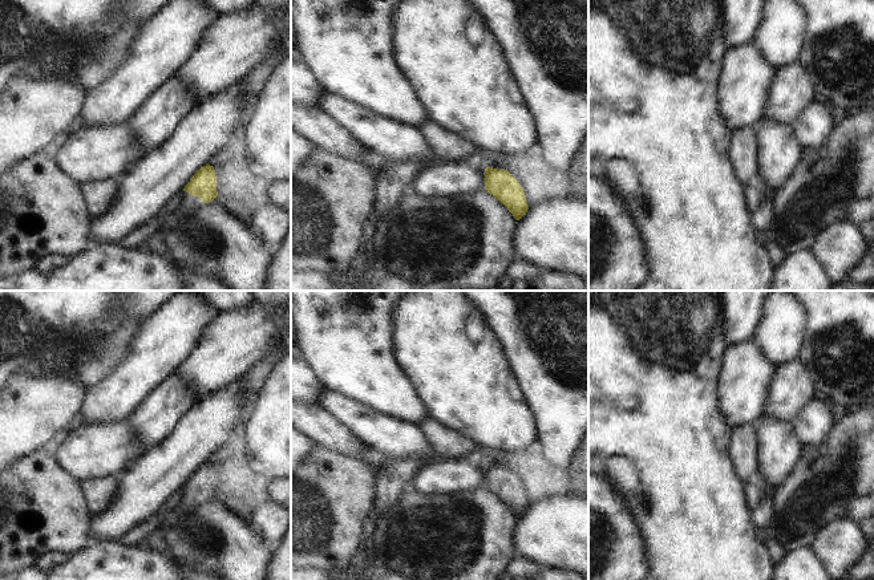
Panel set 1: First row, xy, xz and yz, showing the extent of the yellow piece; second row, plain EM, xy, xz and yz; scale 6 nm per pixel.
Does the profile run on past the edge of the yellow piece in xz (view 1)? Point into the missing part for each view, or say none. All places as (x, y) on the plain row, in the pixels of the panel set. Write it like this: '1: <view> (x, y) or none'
1: none

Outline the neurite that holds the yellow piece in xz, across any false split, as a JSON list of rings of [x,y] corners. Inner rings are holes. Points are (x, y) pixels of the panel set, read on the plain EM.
[[[485,466],[485,486],[519,518],[526,512],[529,502],[519,479],[506,467]]]

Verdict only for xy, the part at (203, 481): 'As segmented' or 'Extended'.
Extended

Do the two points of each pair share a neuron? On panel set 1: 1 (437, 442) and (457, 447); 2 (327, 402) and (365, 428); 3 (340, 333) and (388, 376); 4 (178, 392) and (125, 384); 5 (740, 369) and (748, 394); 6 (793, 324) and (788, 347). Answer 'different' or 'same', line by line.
1: same
2: same
3: same
4: different
5: same
6: same

